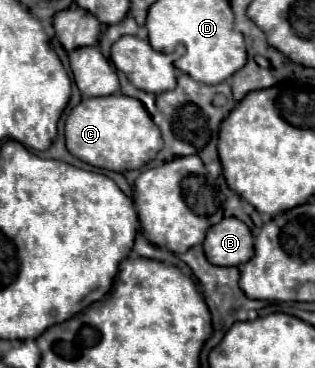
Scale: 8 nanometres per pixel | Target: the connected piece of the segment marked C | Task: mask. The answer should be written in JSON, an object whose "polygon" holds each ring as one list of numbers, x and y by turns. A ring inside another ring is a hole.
{"polygon":[[124,94,82,98,82,102,66,118,64,132,66,148,72,156,90,166,114,172,138,170,146,162,150,162,162,148,162,134,158,126,154,126,144,104]]}

